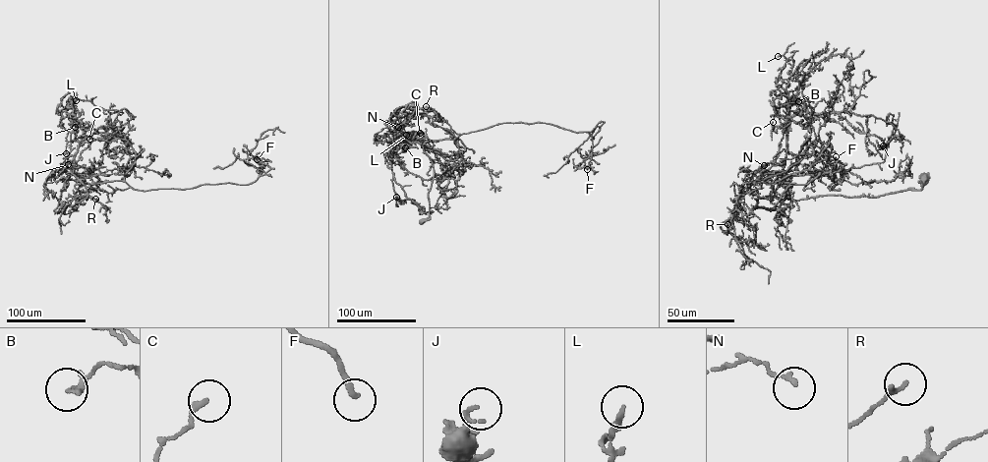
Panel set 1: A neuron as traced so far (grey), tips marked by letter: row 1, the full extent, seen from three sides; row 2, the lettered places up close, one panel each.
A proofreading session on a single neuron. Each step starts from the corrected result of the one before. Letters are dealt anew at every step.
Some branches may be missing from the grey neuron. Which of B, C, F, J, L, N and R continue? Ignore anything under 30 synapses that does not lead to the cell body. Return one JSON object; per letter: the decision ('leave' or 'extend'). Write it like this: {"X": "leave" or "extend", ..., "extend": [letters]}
{"B": "leave", "C": "leave", "F": "extend", "J": "leave", "L": "leave", "N": "leave", "R": "leave", "extend": ["F"]}

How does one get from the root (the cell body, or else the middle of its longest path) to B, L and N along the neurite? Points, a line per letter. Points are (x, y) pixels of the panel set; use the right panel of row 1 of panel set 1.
B: (923, 180), (920, 190), (905, 190), (877, 197), (827, 195), (791, 200), (782, 172), (789, 101), (798, 101)
L: (923, 180), (920, 190), (877, 197), (791, 200), (782, 178), (789, 98), (777, 83), (786, 59), (778, 56)
N: (923, 180), (920, 190), (877, 197), (819, 195), (793, 201), (782, 174), (765, 171), (764, 165)

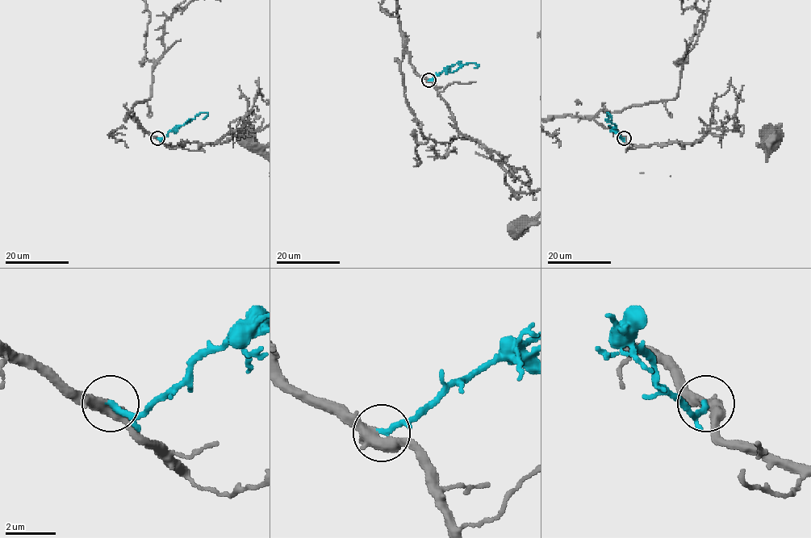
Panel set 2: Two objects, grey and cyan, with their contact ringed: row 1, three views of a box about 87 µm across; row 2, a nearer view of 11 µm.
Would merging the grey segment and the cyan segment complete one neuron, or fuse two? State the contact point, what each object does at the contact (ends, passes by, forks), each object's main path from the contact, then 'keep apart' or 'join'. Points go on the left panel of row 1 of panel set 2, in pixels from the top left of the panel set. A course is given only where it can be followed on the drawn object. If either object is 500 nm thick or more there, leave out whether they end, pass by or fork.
at (157, 138); grey passes by; cyan ends there; cyan runs (158, 137), (162, 139), (205, 112), (207, 115), (202, 119); join

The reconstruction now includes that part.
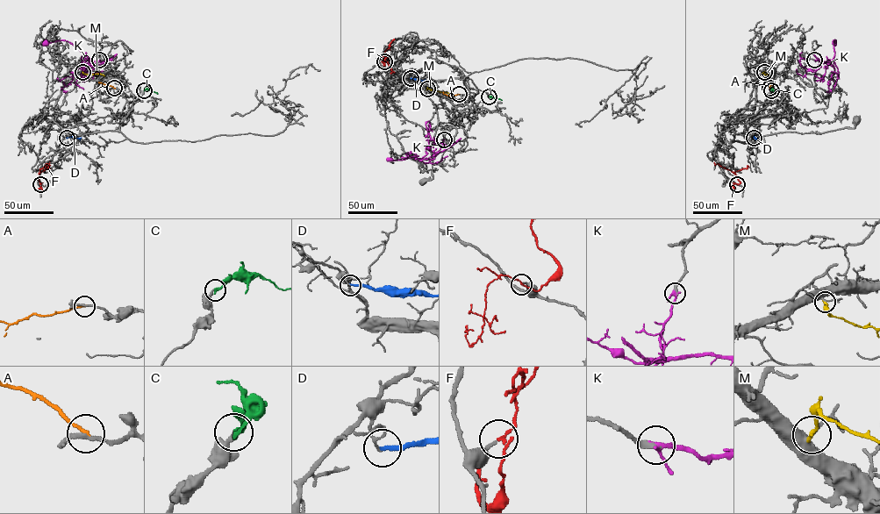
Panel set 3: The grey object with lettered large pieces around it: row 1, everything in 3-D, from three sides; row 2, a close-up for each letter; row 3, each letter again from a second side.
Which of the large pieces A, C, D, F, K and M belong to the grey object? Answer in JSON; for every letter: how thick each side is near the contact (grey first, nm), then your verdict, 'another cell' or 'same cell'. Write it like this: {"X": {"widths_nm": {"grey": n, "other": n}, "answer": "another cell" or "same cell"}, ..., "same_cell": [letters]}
{"A": {"widths_nm": {"grey": 190, "other": 180}, "answer": "another cell"}, "C": {"widths_nm": {"grey": 200, "other": 240}, "answer": "same cell"}, "D": {"widths_nm": {"grey": 70, "other": 200}, "answer": "another cell"}, "F": {"widths_nm": {"grey": 240, "other": 120}, "answer": "another cell"}, "K": {"widths_nm": {"grey": 320, "other": 220}, "answer": "another cell"}, "M": {"widths_nm": {"grey": 340, "other": 200}, "answer": "another cell"}, "same_cell": ["C"]}

